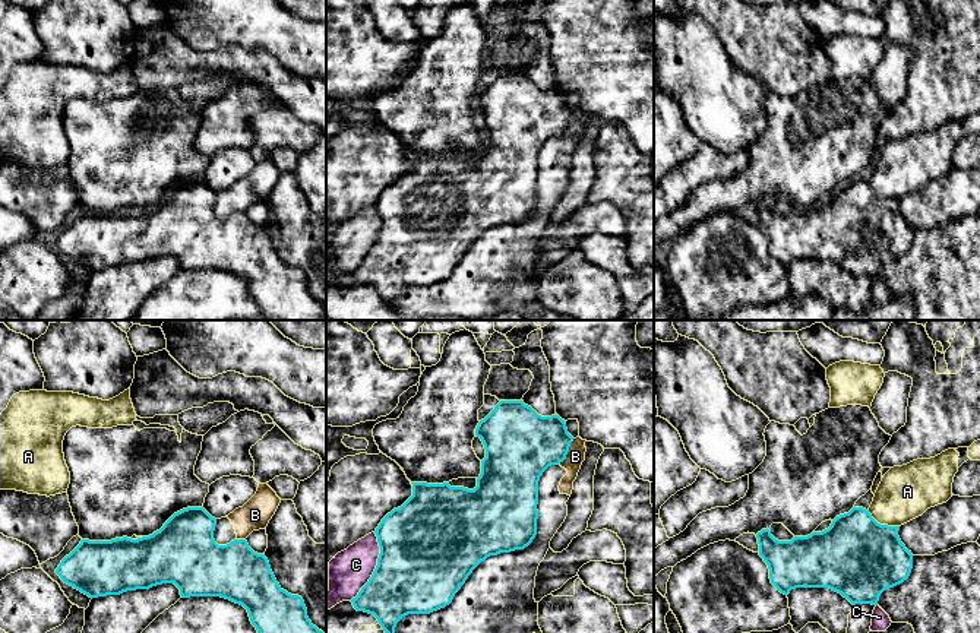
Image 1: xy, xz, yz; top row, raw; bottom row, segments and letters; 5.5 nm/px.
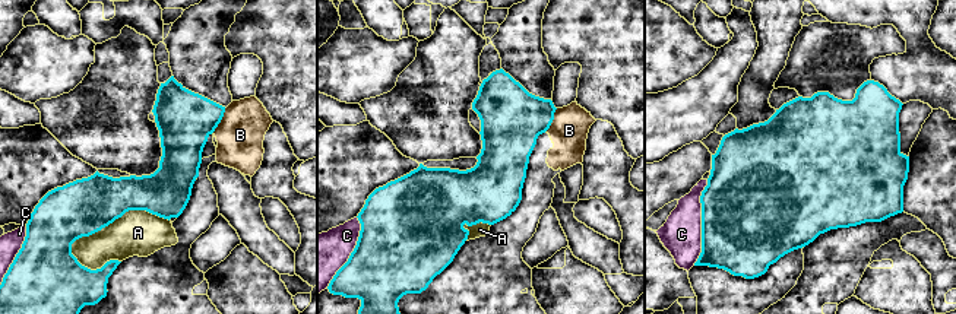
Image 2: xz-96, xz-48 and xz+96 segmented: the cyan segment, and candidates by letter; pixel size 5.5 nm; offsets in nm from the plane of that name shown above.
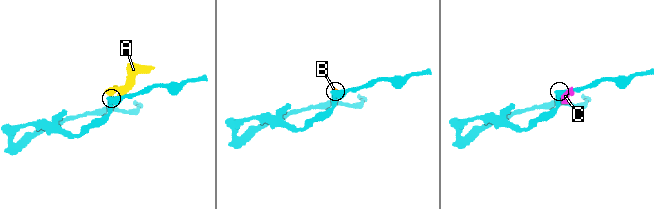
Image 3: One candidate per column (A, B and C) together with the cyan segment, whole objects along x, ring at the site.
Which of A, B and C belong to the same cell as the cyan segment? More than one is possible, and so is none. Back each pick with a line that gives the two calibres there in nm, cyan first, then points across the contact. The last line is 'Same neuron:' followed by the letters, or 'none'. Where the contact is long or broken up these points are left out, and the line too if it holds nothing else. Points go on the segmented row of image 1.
Same neuron: none

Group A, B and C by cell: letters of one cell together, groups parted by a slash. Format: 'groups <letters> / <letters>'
groups A / B C

